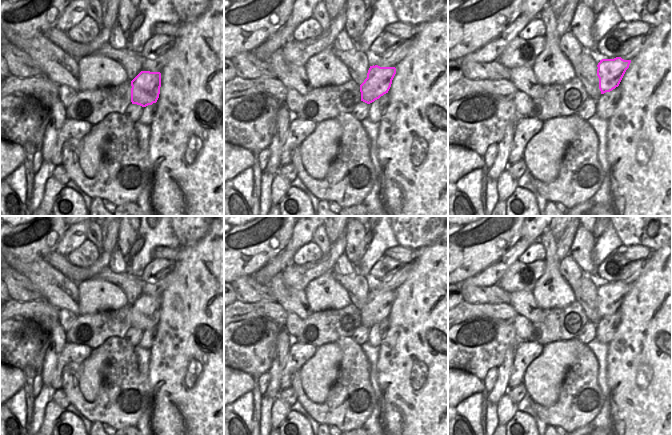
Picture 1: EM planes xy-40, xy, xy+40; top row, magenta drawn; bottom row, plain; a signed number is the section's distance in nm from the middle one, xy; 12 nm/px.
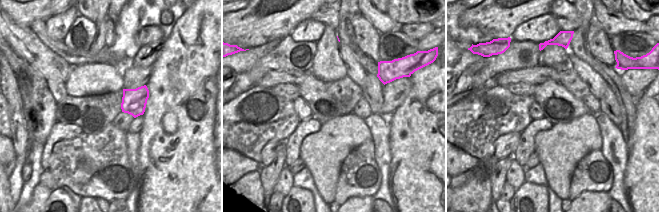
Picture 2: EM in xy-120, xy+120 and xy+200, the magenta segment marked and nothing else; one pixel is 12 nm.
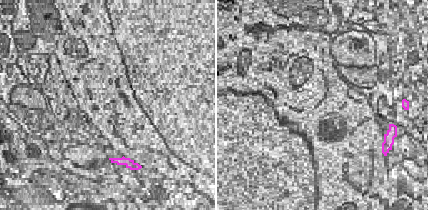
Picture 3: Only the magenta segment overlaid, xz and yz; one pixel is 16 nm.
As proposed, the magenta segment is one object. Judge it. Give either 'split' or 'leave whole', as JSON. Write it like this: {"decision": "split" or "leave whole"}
{"decision": "split"}

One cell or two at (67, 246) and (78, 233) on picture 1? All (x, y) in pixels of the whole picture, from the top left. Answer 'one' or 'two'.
one

